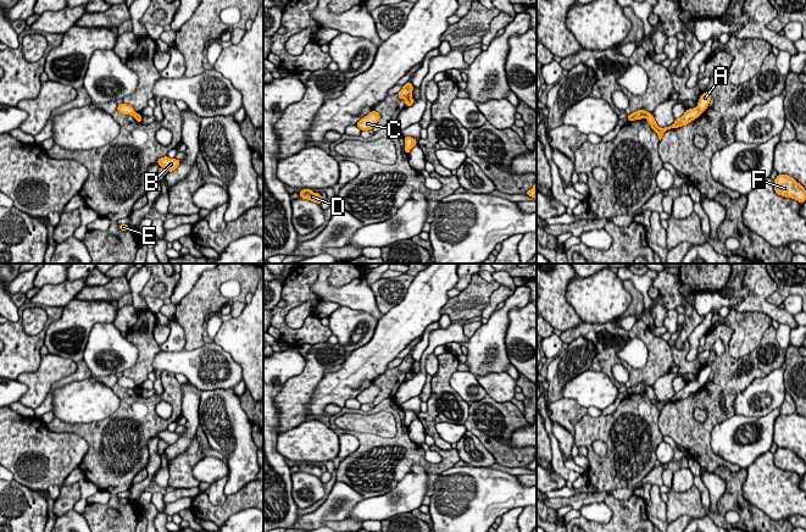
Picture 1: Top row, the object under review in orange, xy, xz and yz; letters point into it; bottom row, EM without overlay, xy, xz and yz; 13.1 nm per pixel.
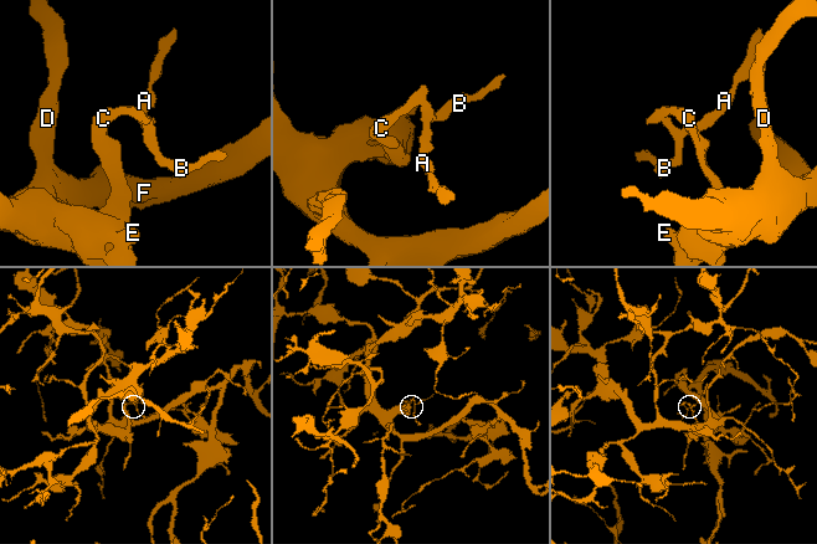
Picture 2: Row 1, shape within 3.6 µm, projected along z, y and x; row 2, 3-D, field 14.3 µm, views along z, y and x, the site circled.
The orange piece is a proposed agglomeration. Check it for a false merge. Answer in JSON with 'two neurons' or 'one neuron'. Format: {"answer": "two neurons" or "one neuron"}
{"answer": "two neurons"}

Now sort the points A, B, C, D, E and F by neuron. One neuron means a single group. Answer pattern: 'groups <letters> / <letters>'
groups A B / C D E F

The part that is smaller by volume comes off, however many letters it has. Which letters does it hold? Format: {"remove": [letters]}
{"remove": ["A", "B"]}

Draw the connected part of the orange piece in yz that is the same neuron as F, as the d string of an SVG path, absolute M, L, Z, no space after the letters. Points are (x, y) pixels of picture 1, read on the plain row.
M778 448L774 453L774 465L778 469L796 472L800 477L806 473L805 461L788 448Z

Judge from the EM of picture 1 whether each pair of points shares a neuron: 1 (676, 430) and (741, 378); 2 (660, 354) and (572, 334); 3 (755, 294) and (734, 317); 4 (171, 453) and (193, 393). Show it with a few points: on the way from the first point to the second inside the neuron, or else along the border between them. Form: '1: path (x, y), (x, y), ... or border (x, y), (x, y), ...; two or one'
1: path (684, 411), (698, 399), (711, 399), (723, 387); one
2: path (640, 333), (595, 331); one
3: border (731, 308), (738, 311), (762, 311), (767, 315); two
4: path (185, 438), (190, 433), (192, 427), (192, 408); one

